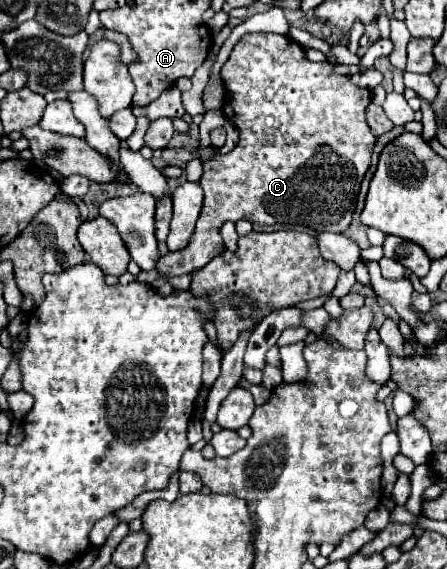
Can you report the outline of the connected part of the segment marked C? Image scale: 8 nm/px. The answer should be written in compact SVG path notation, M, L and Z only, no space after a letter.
M245 34L233 46L233 52L231 52L229 60L223 64L221 78L223 78L223 84L225 84L225 90L227 90L227 98L225 98L221 110L239 128L239 144L227 154L217 153L213 158L203 160L203 176L201 176L201 182L199 182L203 192L205 192L203 210L199 214L193 238L189 240L185 250L167 252L165 256L159 258L157 270L161 274L165 274L165 276L189 274L191 270L197 270L199 266L205 266L215 254L219 254L223 250L223 240L219 236L219 228L227 220L231 220L231 222L249 220L249 222L257 222L257 224L277 224L277 222L281 222L281 224L303 224L303 226L307 226L307 228L311 228L315 232L323 232L323 230L327 230L327 232L345 232L349 222L351 222L353 210L355 210L361 180L363 180L363 176L365 176L365 172L369 168L375 136L371 134L371 130L369 130L369 126L365 122L365 108L367 108L367 104L371 100L371 92L367 88L353 86L347 80L347 76L335 76L331 62L309 62L305 58L305 50L295 40L291 40L289 36L283 36L283 34Z

